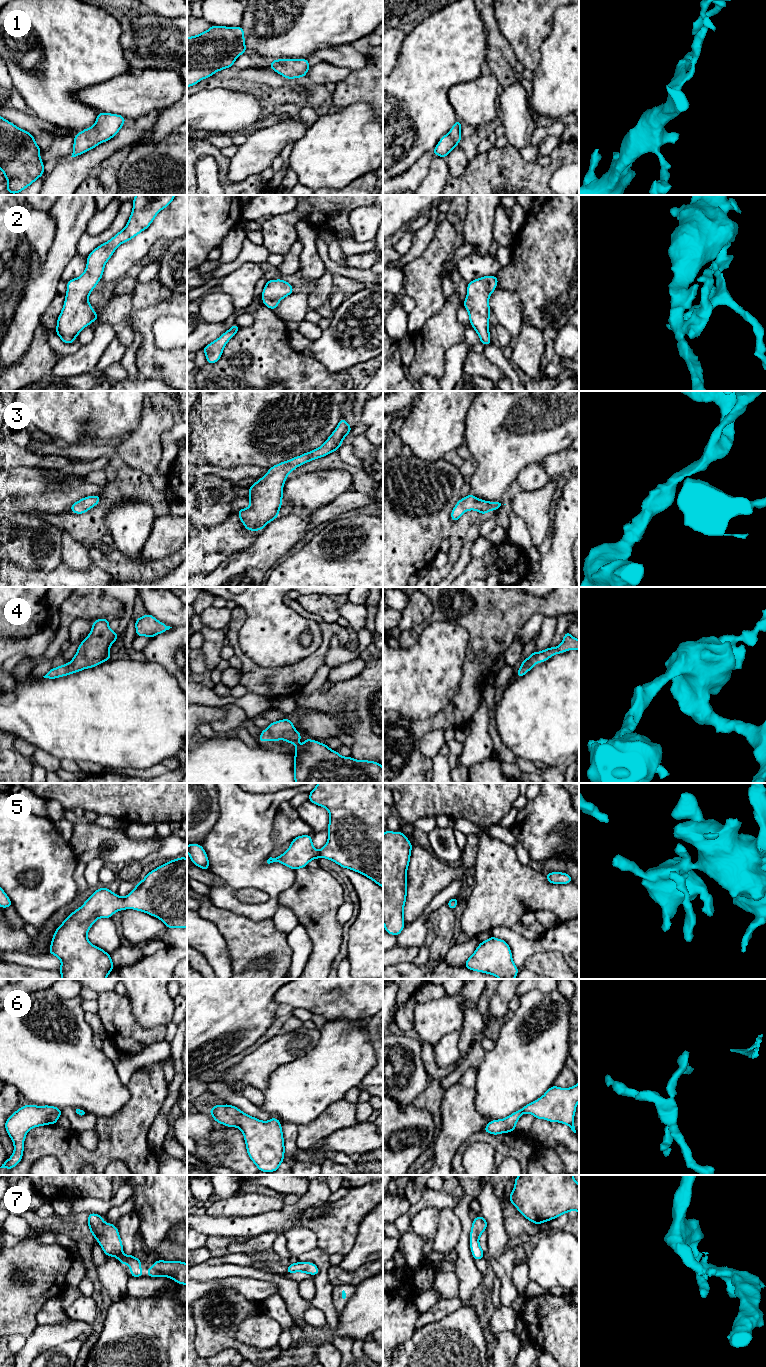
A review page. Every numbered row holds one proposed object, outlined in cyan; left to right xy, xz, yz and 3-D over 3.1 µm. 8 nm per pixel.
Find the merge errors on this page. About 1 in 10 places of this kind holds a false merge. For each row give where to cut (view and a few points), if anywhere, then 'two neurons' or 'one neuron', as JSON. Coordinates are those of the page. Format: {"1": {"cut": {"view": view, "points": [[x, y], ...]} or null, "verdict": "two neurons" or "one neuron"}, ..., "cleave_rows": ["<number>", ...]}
{"1": {"cut": null, "verdict": "one neuron"}, "2": {"cut": null, "verdict": "one neuron"}, "3": {"cut": null, "verdict": "one neuron"}, "4": {"cut": null, "verdict": "one neuron"}, "5": {"cut": null, "verdict": "one neuron"}, "6": {"cut": null, "verdict": "one neuron"}, "7": {"cut": null, "verdict": "one neuron"}, "cleave_rows": []}

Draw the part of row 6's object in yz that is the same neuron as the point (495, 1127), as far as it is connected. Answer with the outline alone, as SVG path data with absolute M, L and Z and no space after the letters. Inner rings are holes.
M579 1082L571 1088L560 1088L553 1085L542 1097L525 1105L508 1117L491 1120L483 1131L493 1135L515 1131L520 1116L523 1113L528 1113L535 1116L536 1119L566 1124L576 1133L573 1121L578 1102Z

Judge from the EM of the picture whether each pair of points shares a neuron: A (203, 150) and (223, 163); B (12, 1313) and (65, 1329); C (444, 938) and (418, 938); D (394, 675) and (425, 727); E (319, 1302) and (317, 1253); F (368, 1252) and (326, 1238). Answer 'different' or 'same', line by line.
A: same
B: different
C: different
D: different
E: same
F: different

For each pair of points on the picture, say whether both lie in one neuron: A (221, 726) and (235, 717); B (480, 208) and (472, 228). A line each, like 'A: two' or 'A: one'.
A: one
B: one

